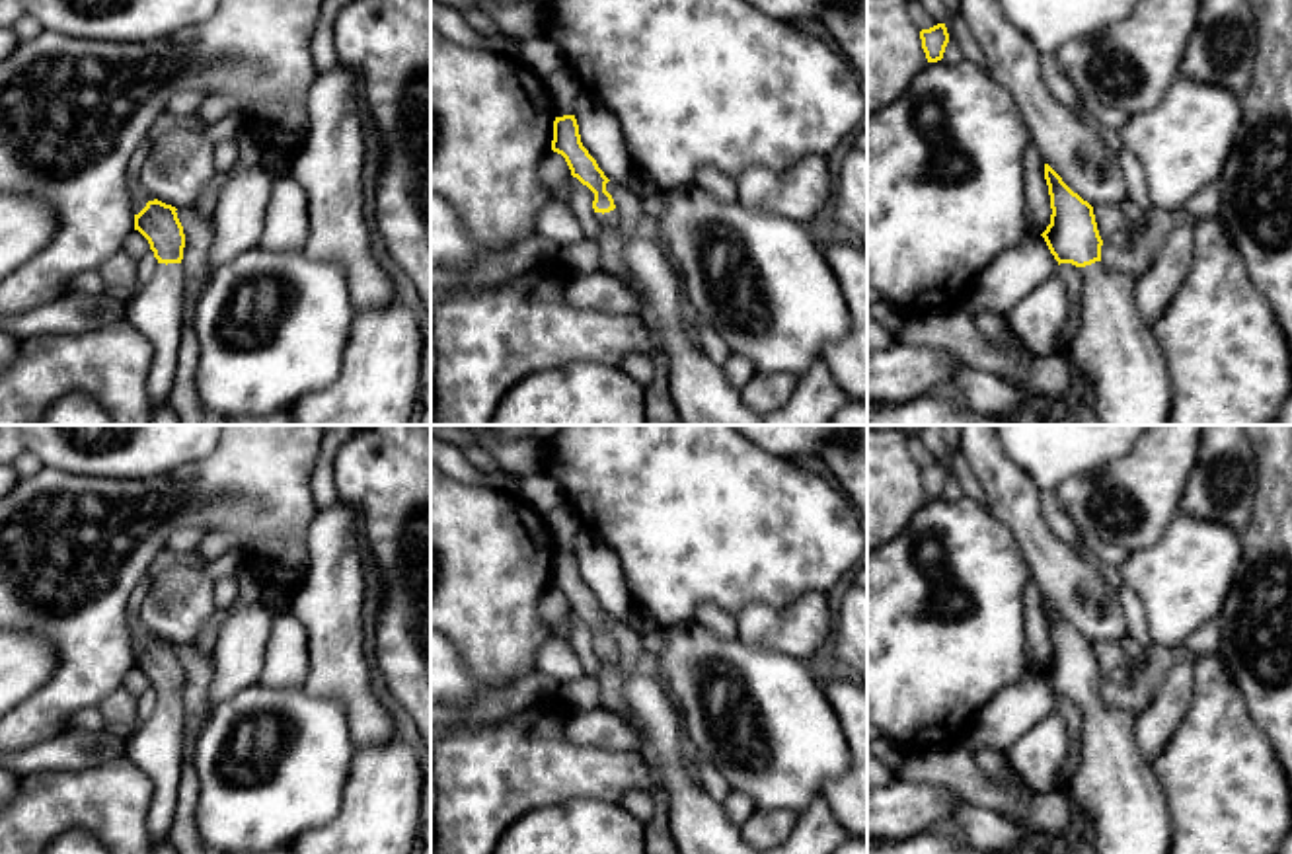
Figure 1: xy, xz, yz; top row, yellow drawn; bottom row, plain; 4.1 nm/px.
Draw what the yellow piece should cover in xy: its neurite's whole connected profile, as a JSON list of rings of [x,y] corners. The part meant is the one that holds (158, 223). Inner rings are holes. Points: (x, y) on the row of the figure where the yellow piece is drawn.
[[[154,199],[134,214],[134,230],[148,240],[158,259],[154,277],[127,304],[127,318],[154,347],[148,372],[152,404],[170,404],[185,326],[185,273],[181,265],[185,234],[175,211],[175,207]]]

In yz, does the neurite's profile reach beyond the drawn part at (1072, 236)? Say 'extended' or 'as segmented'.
extended

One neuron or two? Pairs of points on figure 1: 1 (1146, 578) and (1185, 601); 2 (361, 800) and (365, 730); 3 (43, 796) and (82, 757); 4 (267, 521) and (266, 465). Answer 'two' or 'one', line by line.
1: one
2: two
3: two
4: one

